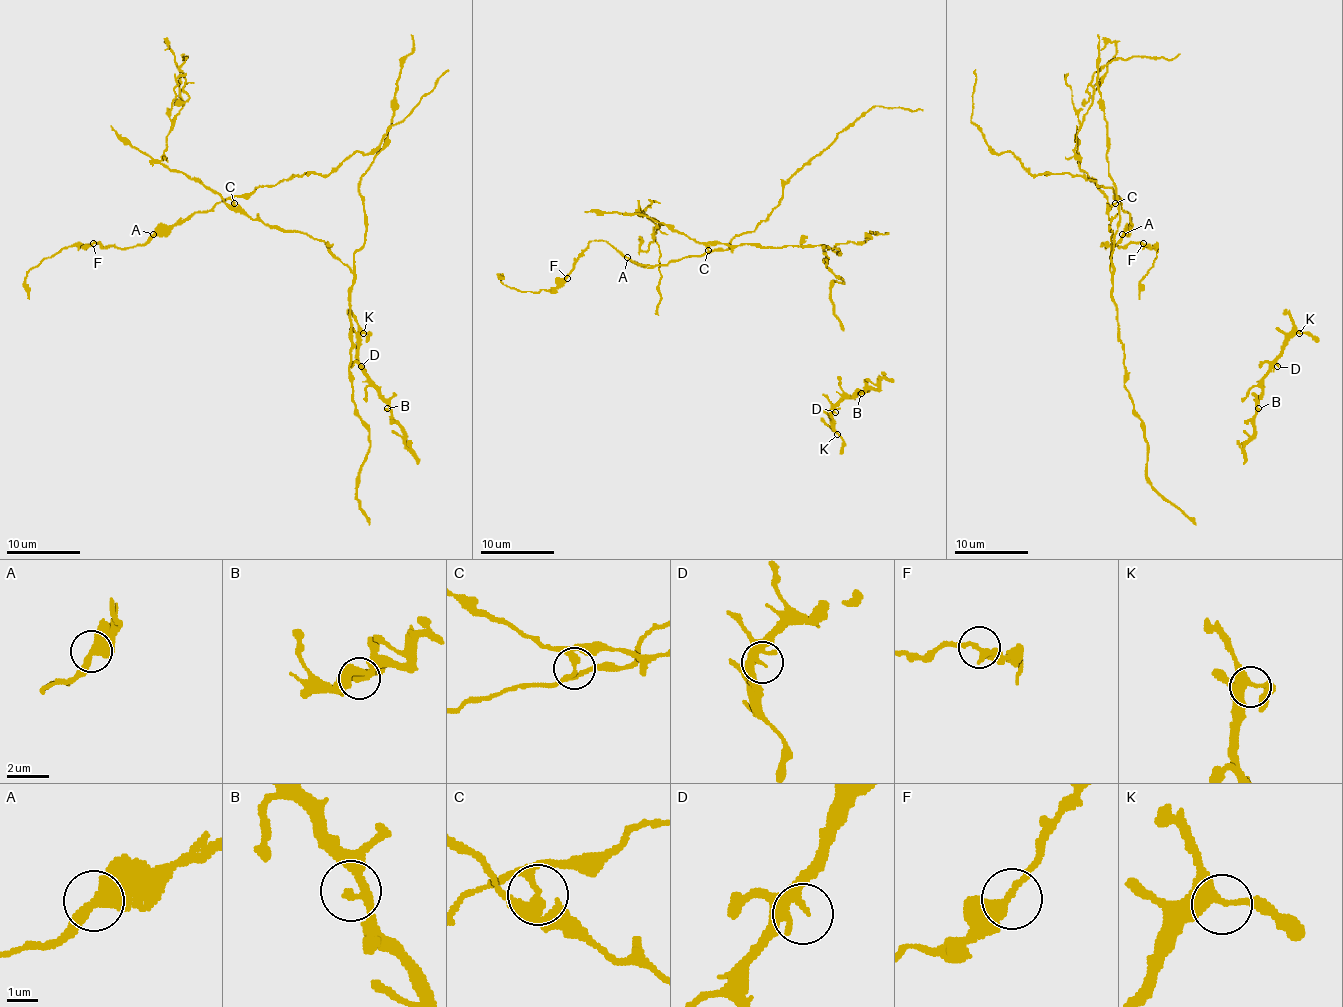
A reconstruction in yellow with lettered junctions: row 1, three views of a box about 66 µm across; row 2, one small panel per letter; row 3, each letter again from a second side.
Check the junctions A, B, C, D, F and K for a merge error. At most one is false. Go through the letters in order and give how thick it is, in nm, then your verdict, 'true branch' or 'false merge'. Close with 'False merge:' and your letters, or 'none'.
A: 280 nm thick; true branch
B: 240 nm thick; true branch
C: 190 nm thick; false merge
D: 200 nm thick; true branch
F: 280 nm thick; true branch
K: 280 nm thick; true branch
False merge: C

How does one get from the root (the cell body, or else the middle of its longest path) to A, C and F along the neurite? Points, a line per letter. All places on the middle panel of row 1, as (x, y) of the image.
A: (824, 252), (826, 245), (758, 246), (714, 243), (701, 256), (686, 256), (666, 265), (638, 265), (627, 257)
C: (824, 252), (826, 245), (758, 246), (723, 243), (714, 243), (708, 250)
F: (824, 252), (826, 245), (714, 243), (701, 256), (638, 265), (605, 241), (591, 241), (567, 278)

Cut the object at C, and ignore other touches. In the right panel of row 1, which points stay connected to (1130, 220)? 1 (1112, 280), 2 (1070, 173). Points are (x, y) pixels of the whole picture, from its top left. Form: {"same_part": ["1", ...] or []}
{"same_part": ["2"]}

